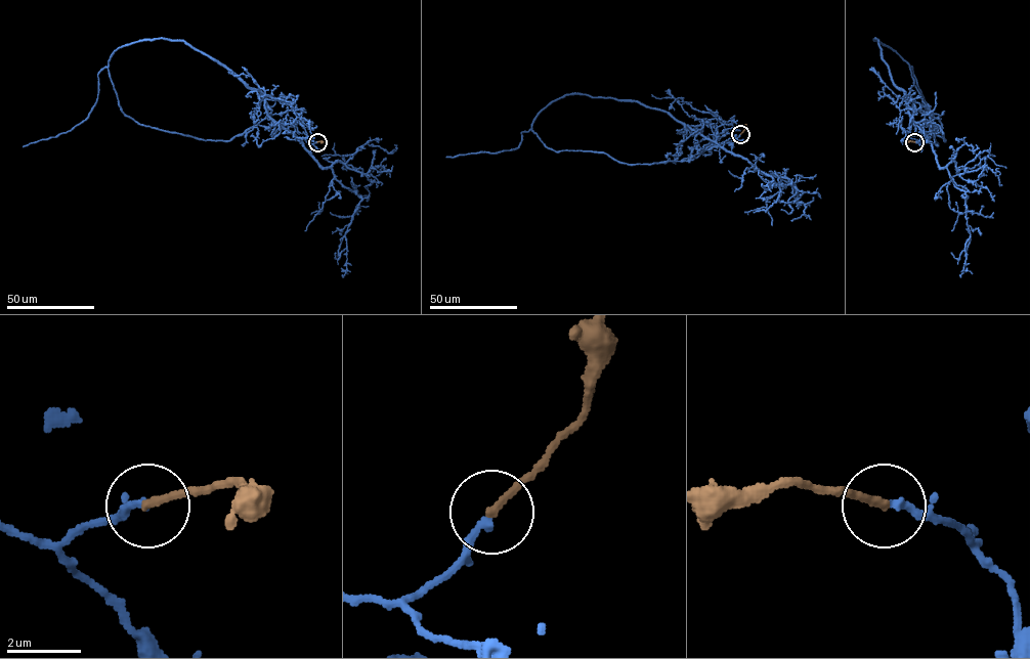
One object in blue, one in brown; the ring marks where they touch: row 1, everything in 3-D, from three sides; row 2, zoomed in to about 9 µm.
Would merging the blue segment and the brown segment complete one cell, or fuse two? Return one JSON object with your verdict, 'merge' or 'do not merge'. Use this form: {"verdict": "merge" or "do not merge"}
{"verdict": "merge"}

